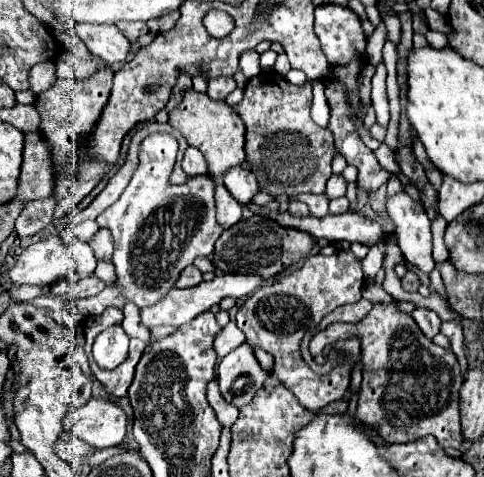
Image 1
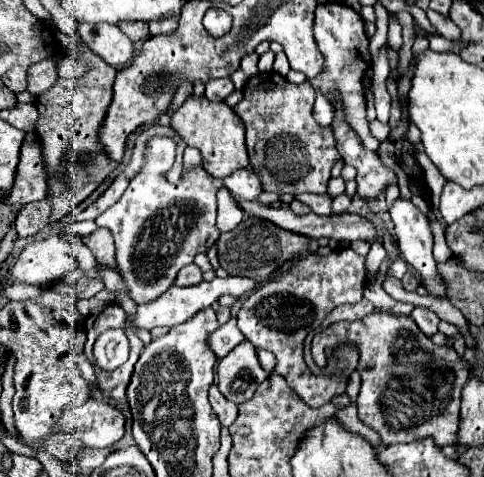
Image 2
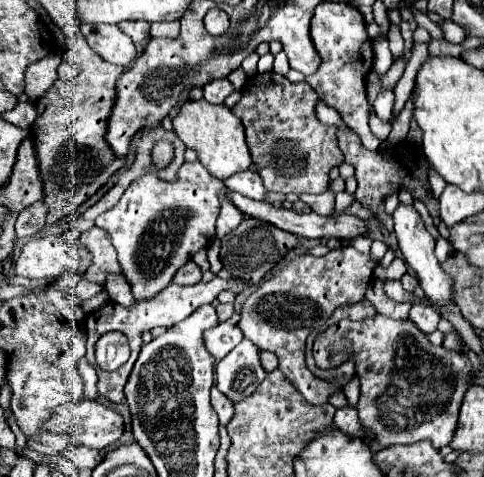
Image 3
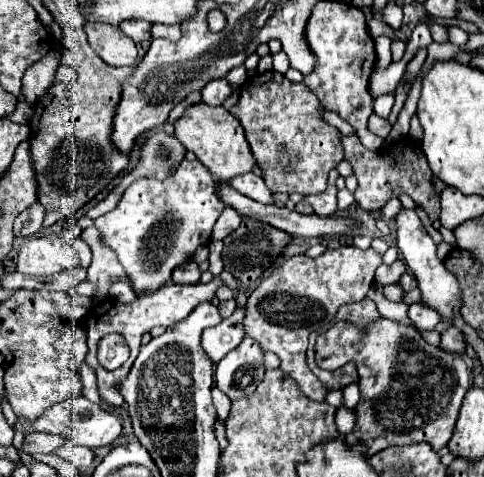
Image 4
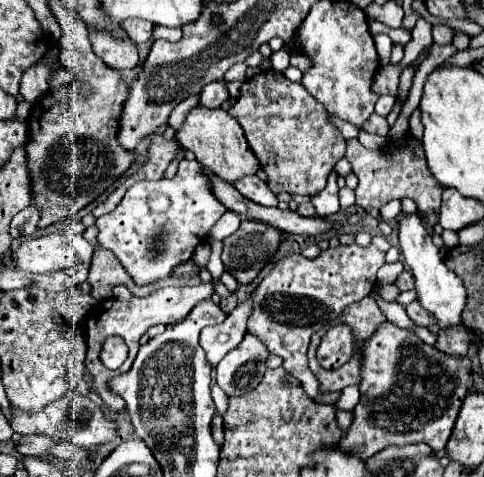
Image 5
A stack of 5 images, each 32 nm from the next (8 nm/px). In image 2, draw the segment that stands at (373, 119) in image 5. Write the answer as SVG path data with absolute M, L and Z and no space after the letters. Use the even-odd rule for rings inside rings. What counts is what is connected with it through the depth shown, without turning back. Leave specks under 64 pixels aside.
M372 120L372 122L370 122L370 132L372 132L372 136L376 136L380 142L384 142L384 140L388 138L388 134L390 134L390 126L388 126L388 124L382 124L380 120Z

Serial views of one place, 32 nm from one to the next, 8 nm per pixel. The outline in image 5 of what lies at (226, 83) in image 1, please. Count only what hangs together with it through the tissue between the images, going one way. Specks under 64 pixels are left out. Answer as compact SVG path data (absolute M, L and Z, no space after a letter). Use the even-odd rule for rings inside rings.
M224 80L208 84L200 92L200 106L204 106L204 108L220 108L220 104L224 100L228 100L228 90L224 86Z

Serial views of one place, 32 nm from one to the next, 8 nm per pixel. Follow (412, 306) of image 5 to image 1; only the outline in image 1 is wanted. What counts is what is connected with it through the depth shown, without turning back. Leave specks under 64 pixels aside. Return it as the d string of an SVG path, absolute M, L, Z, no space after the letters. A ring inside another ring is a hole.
M416 308L416 310L412 312L412 318L416 320L416 324L418 324L420 330L424 332L424 336L434 338L434 336L440 332L442 320L438 318L436 312L432 312L432 310L428 310L428 308Z

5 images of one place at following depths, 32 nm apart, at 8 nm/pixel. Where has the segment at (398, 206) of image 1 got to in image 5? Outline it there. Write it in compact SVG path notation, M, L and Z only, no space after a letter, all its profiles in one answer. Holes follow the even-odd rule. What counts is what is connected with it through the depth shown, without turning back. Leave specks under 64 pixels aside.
M416 214L402 218L398 226L400 226L402 256L414 276L414 290L418 294L418 302L434 316L434 320L442 332L458 326L462 322L462 312L466 308L464 282L460 280L460 276L456 276L456 272L452 272L444 264L438 248L432 244L432 236L424 230L424 226Z

